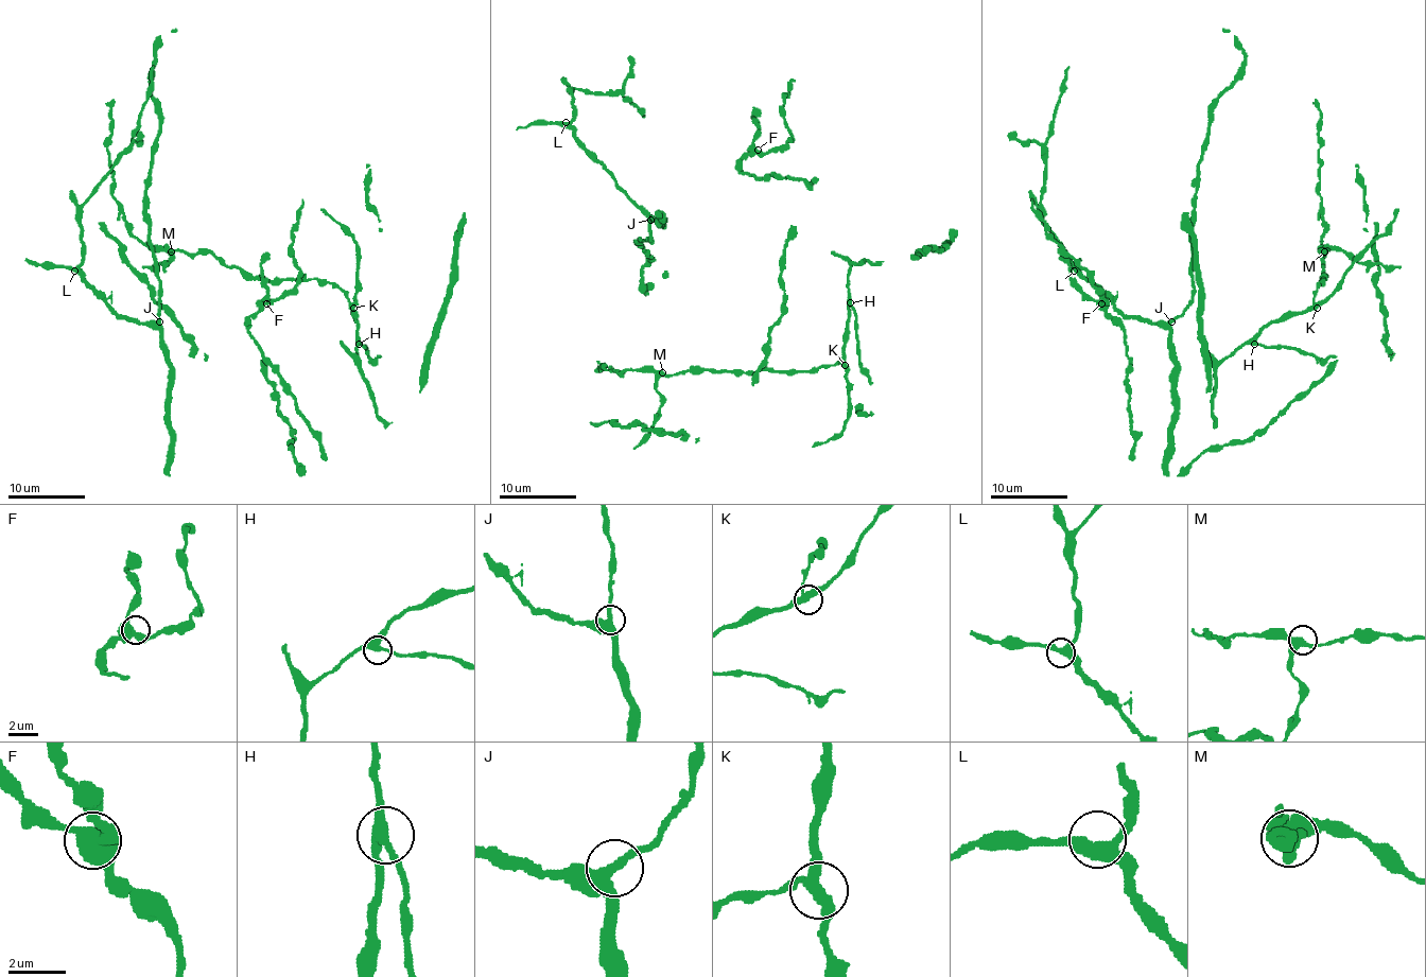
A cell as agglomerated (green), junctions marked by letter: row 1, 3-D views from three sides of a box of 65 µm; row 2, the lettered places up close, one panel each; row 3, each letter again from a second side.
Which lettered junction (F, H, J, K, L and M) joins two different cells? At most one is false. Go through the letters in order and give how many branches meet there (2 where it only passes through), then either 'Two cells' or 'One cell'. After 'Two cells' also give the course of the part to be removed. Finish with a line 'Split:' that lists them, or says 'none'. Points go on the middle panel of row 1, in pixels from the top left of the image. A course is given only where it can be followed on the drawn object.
F: Branches: 3. One cell
H: Branches: 3. One cell
J: Branches: 3. One cell
K: Branches: 3. One cell
L: Branches: 3. One cell
M: Branches: 3. One cell
Split: none

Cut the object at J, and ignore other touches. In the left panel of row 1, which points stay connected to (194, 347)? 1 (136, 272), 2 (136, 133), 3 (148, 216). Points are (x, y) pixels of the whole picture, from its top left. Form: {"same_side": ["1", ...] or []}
{"same_side": ["1", "2"]}

